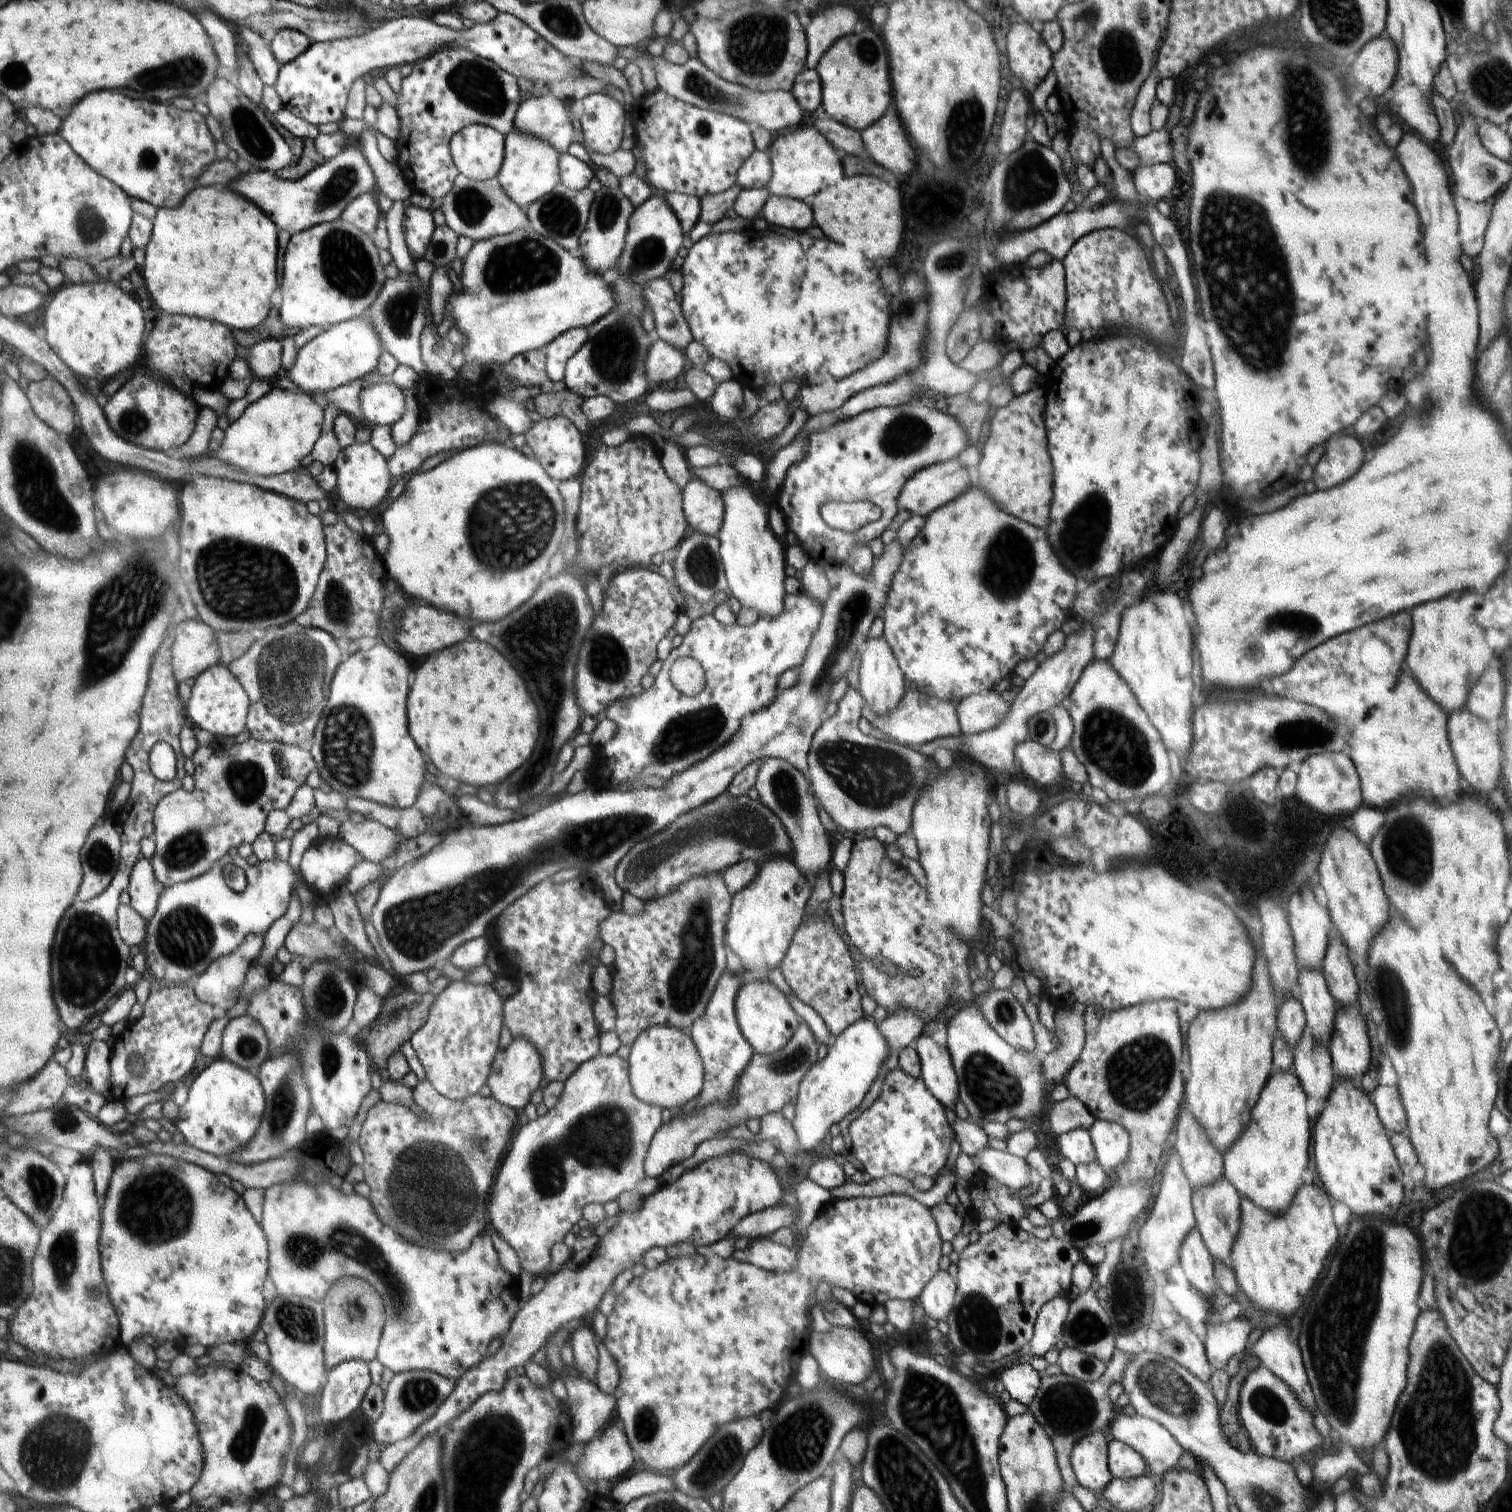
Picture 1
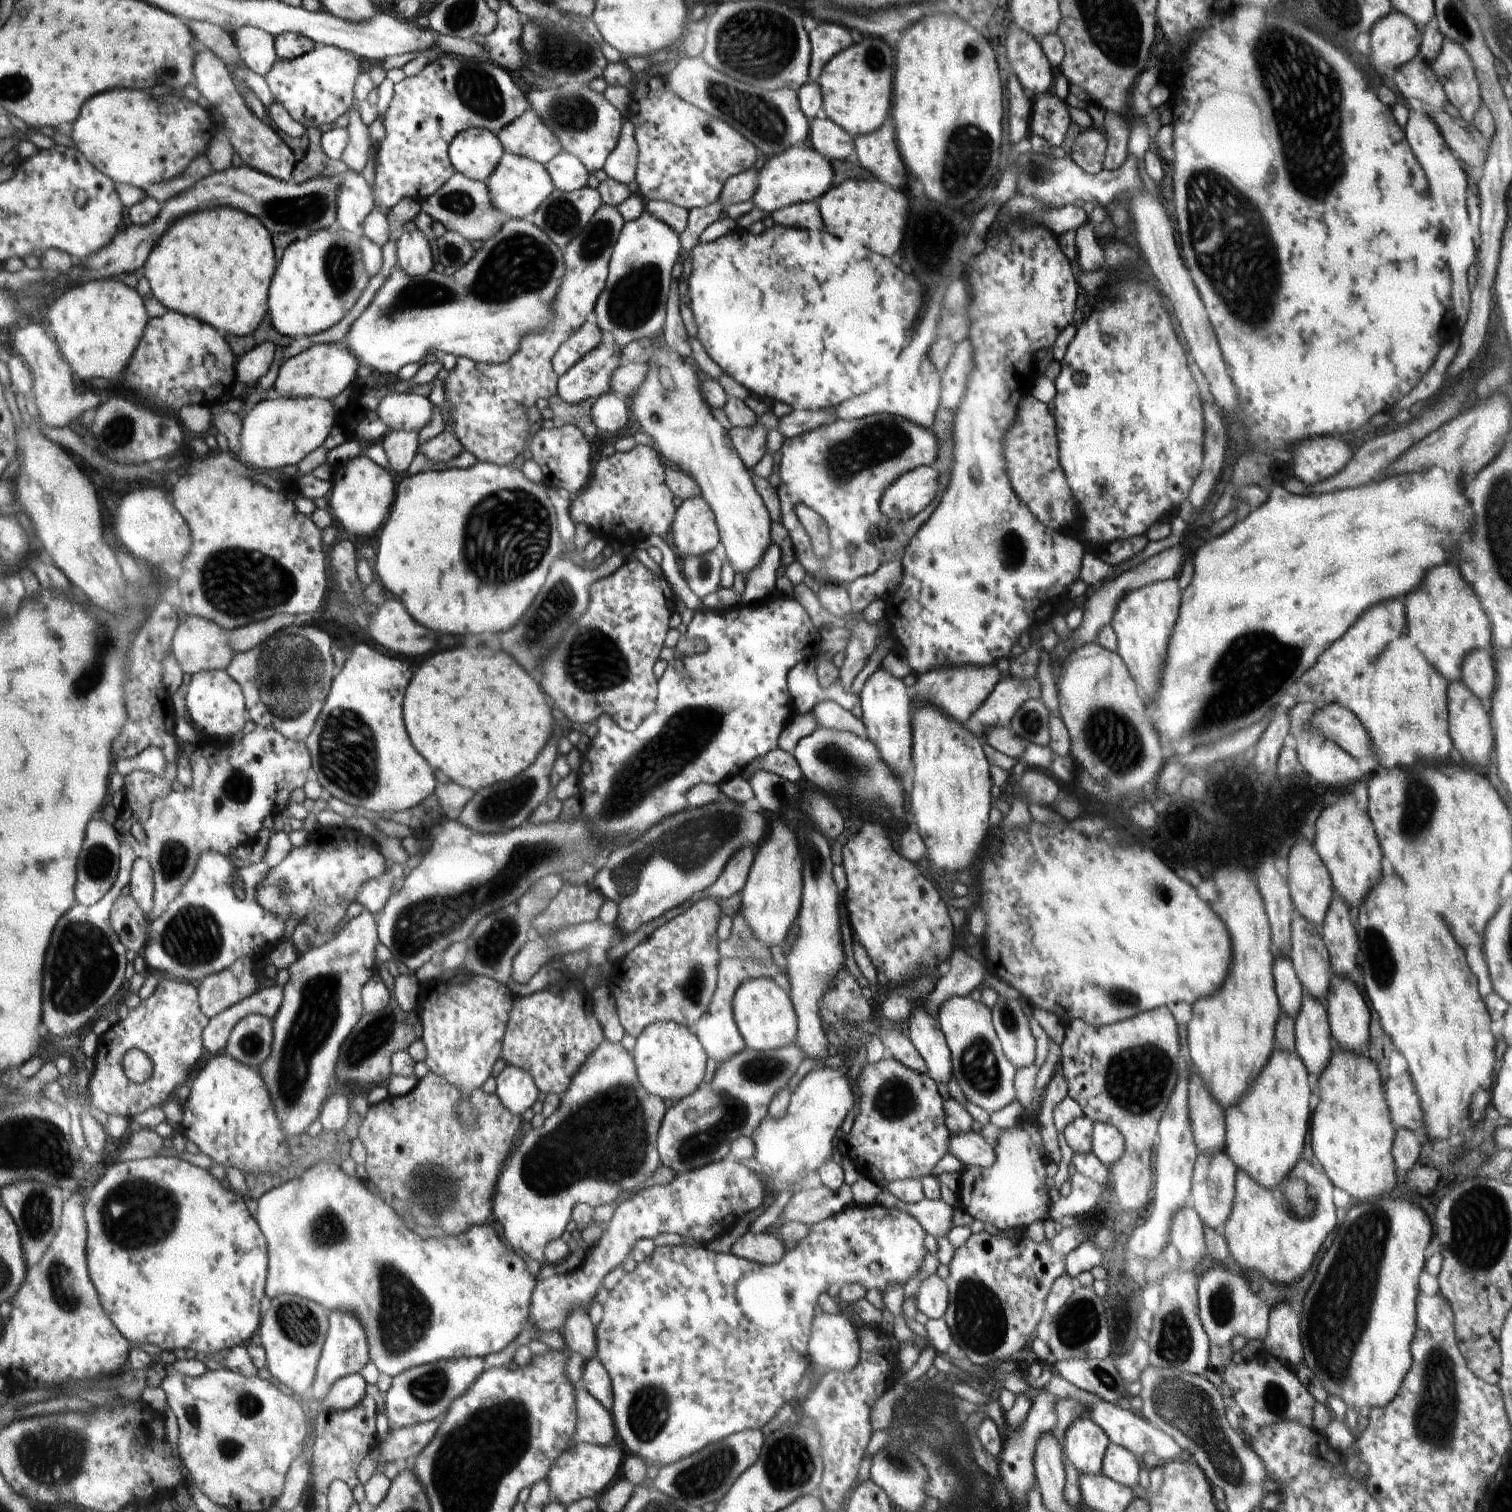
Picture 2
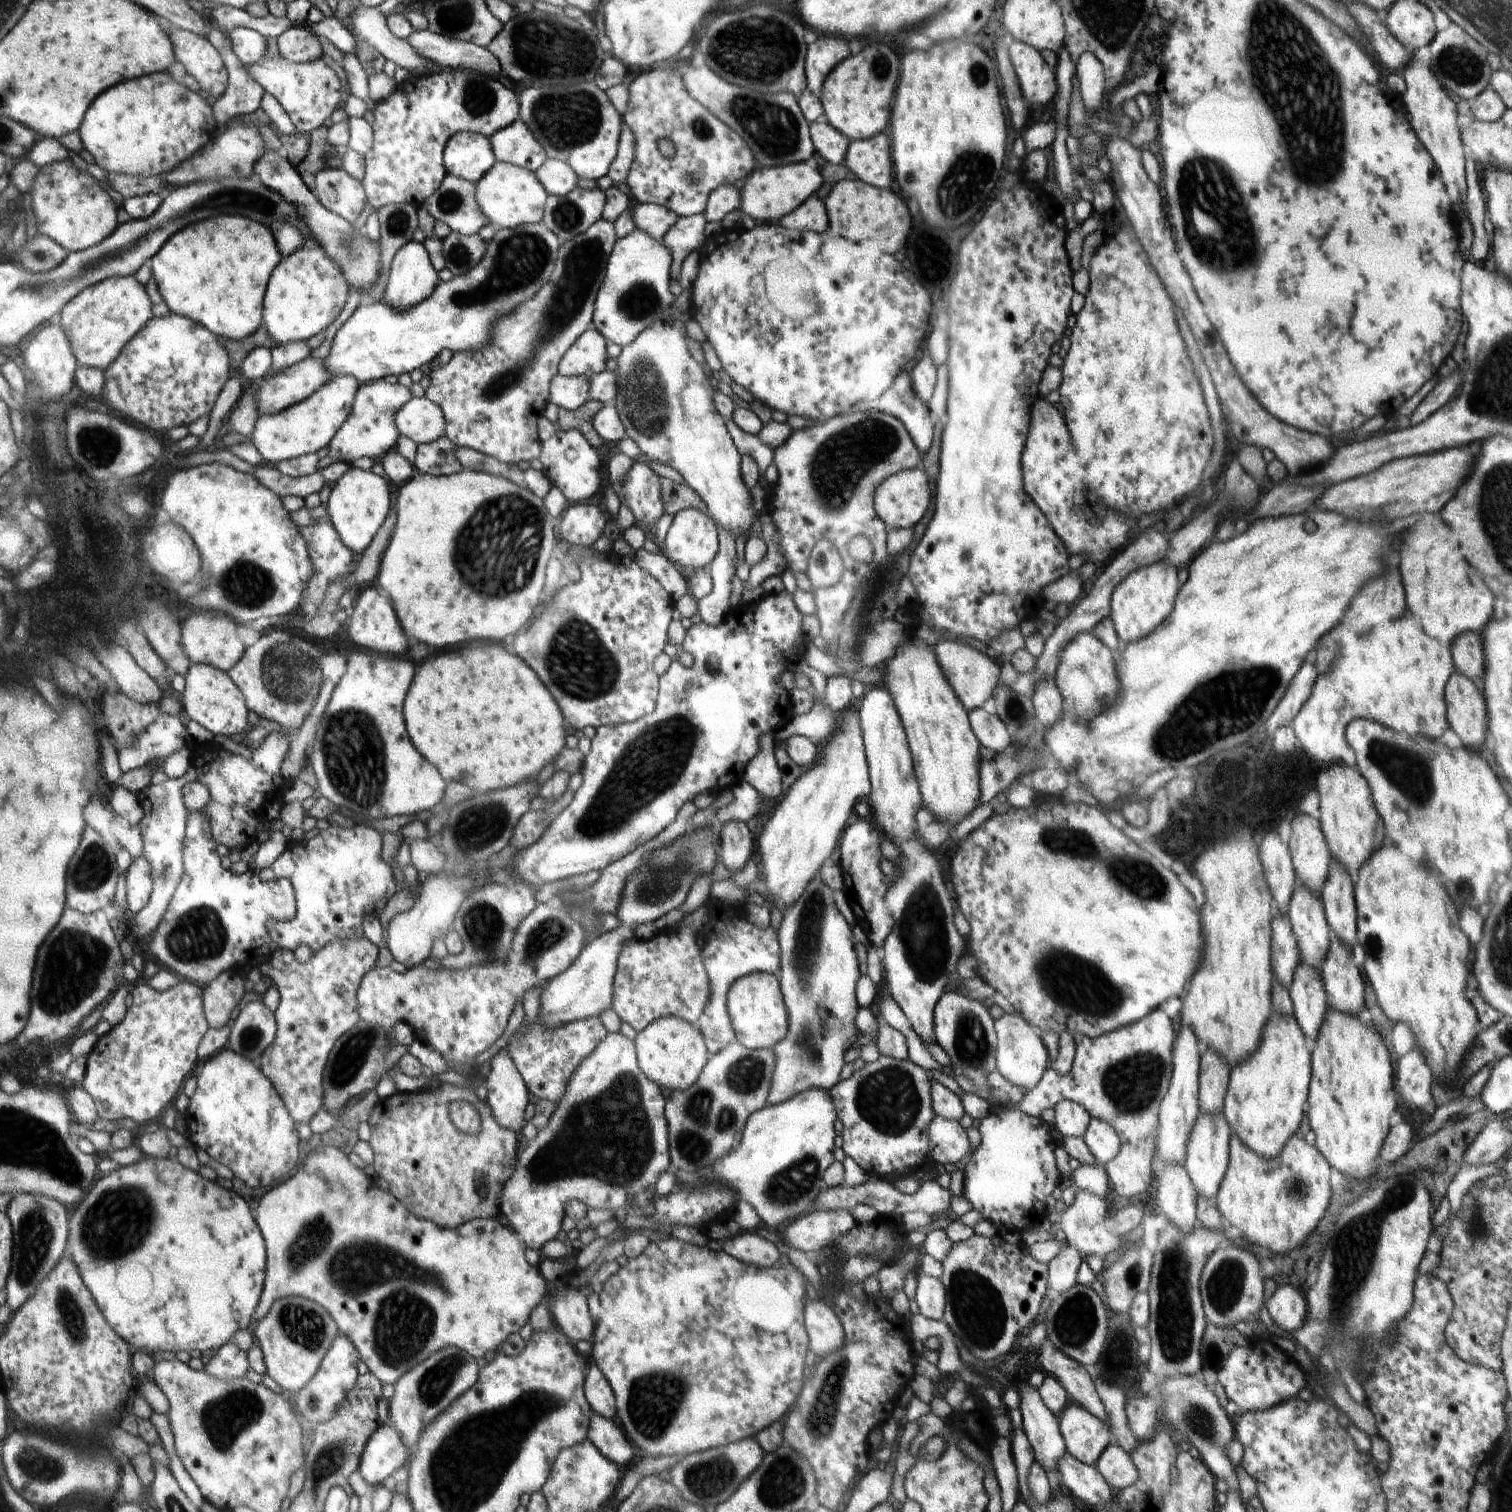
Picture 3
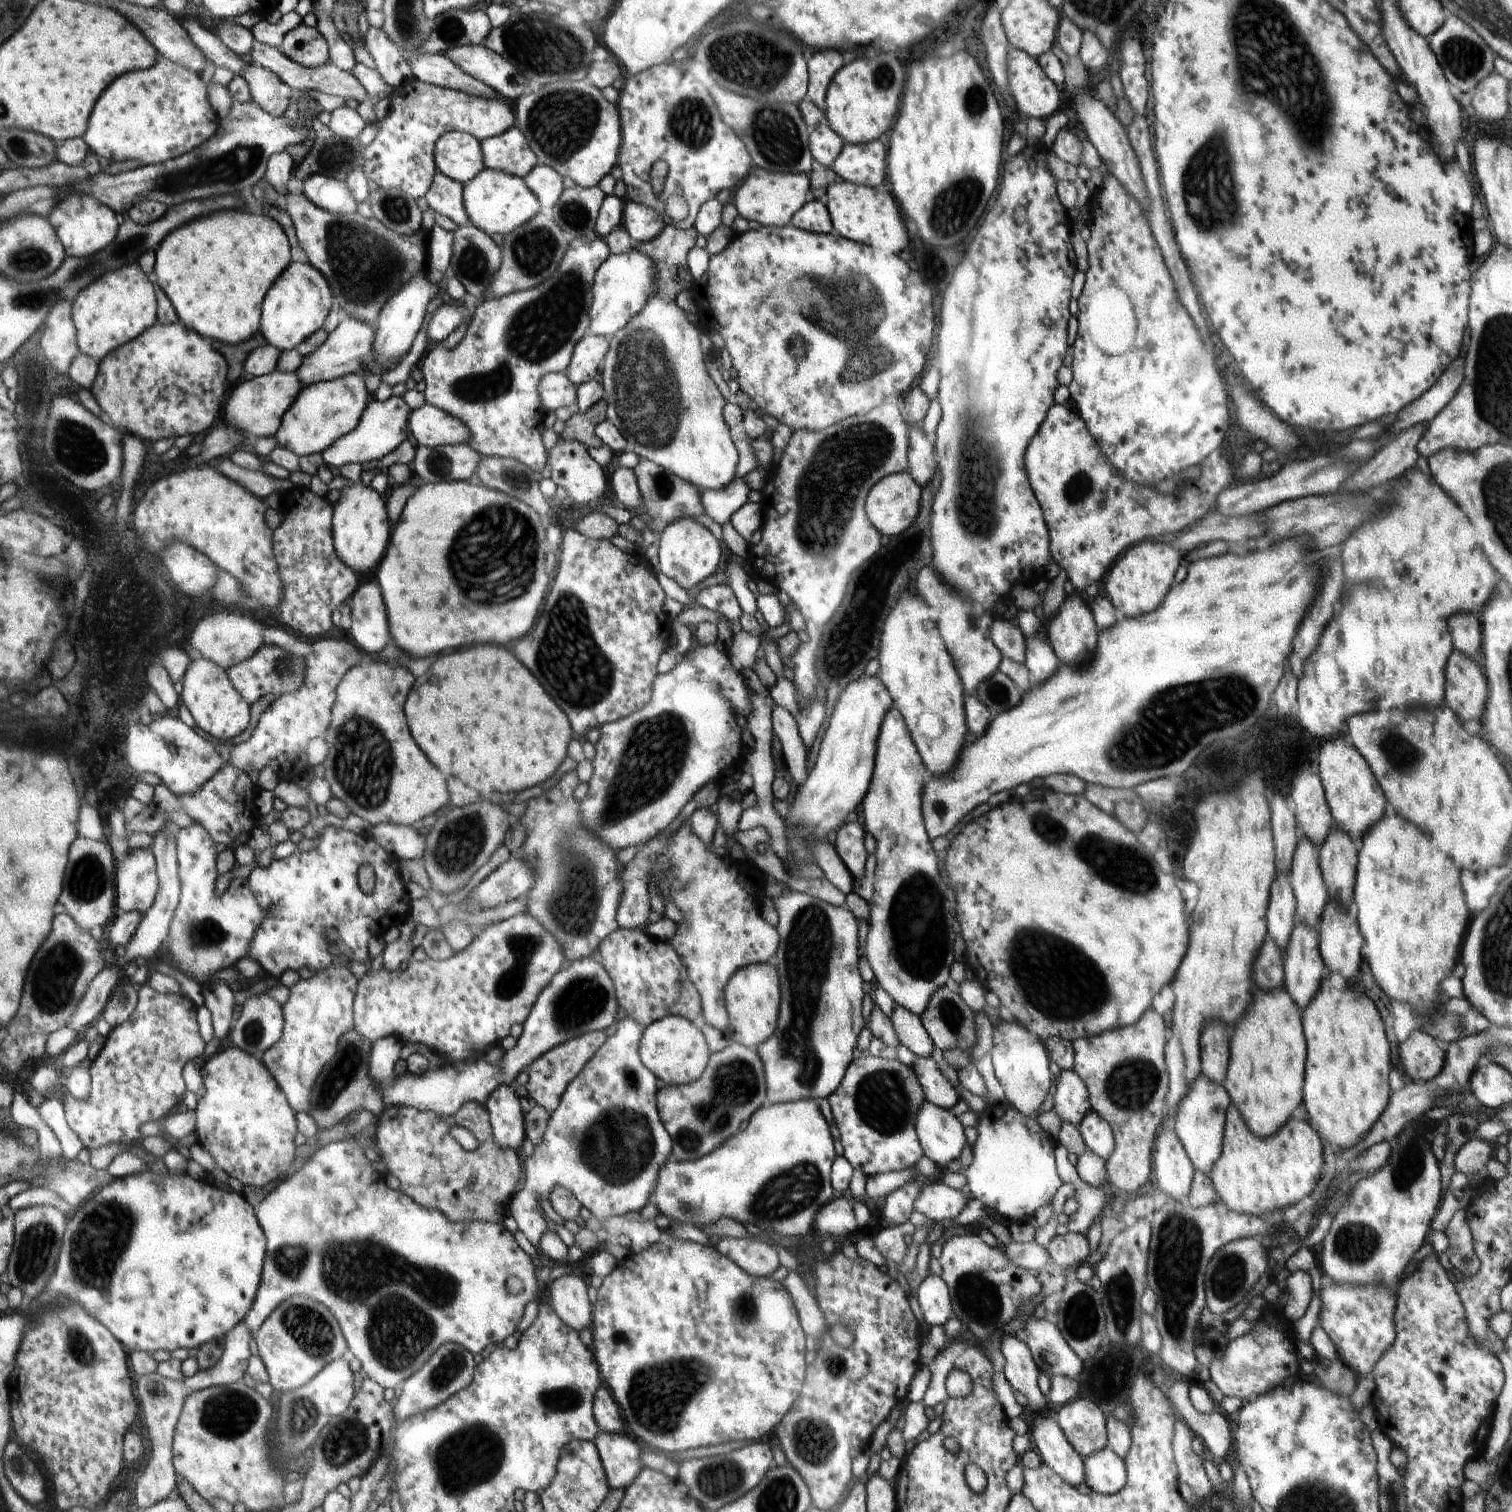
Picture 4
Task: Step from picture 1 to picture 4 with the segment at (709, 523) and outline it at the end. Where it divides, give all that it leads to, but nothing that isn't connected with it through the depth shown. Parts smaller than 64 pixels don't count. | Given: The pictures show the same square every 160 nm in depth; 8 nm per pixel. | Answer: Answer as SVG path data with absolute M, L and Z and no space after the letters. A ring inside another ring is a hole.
M690 518L676 519L673 524L661 530L655 541L658 542L660 573L674 579L676 584L687 591L698 586L710 574L714 574L720 564L720 558L722 558L722 548L718 544L718 540L704 526L700 526L698 522L694 522Z

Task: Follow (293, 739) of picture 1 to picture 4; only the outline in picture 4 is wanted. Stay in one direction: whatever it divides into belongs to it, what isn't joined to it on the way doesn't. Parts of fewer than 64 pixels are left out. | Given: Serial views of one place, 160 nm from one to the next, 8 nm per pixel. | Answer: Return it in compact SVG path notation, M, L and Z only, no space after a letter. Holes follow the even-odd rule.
M263 644L252 658L235 664L226 670L232 686L242 695L242 698L252 704L258 702L266 694L274 694L276 698L299 689L306 679L304 676L304 657L288 654L284 648L270 644Z

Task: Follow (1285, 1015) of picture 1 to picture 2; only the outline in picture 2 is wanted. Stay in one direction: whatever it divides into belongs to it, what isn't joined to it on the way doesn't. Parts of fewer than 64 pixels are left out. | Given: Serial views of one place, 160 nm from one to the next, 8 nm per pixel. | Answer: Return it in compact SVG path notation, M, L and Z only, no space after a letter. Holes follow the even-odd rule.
M1288 956L1275 958L1273 977L1282 1012L1296 1018L1302 1004L1304 988Z

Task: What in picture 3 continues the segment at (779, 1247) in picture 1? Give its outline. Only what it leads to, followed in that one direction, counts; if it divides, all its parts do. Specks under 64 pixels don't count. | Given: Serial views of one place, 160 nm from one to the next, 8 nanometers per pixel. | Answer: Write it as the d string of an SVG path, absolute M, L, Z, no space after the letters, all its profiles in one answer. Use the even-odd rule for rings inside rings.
M760 1231L741 1232L736 1238L722 1242L723 1251L744 1262L756 1266L774 1266L780 1258L778 1249Z

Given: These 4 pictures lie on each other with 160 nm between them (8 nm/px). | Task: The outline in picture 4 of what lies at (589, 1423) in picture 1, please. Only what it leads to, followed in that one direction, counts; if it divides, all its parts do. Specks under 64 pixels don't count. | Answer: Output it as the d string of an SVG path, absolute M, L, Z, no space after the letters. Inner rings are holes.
M601 1432L594 1441L606 1469L610 1490L626 1490L642 1470L642 1452L630 1434Z

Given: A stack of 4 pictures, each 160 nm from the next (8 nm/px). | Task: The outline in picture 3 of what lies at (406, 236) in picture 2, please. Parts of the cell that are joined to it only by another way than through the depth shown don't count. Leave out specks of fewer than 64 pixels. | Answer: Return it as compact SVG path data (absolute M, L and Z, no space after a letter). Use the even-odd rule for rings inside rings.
M414 239L398 249L398 252L392 259L387 276L381 300L386 302L392 310L399 313L407 313L411 308L423 303L435 292L435 289L441 282L439 273L436 272L434 267L432 267L432 263L430 263L428 252L423 243L414 241Z

